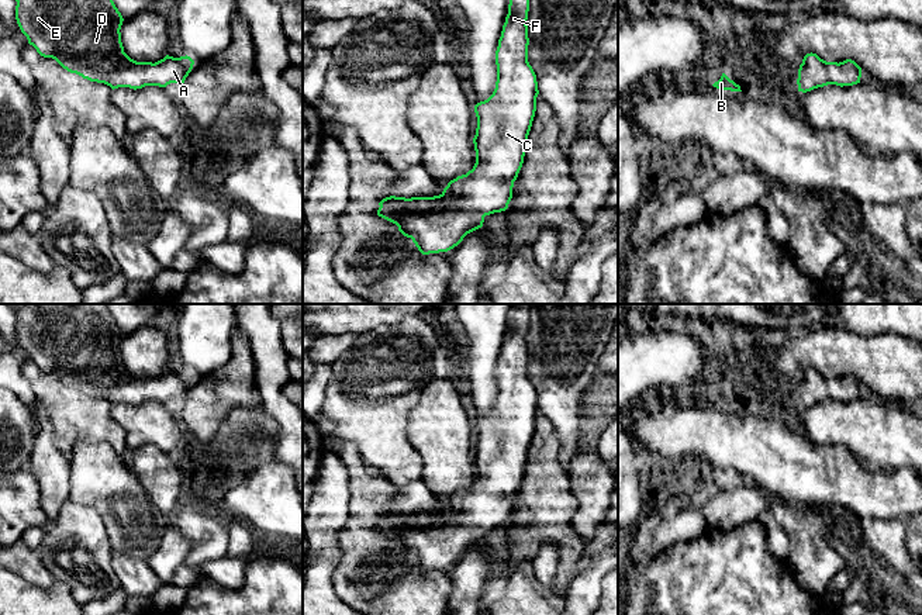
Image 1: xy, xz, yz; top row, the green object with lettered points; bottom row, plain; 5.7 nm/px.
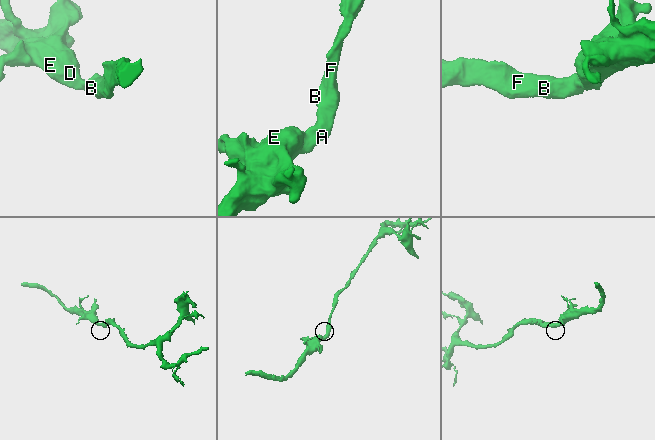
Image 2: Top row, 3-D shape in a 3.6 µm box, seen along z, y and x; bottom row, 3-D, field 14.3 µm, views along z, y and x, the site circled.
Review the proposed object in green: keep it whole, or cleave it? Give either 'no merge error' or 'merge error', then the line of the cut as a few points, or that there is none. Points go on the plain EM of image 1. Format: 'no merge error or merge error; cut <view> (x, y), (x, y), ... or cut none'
no merge error; cut none

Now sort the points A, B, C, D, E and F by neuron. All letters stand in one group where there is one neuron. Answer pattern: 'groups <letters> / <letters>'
groups A B C D E F

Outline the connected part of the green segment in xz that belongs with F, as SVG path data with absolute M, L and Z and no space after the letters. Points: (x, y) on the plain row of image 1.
M511 304L508 329L495 366L495 404L487 415L474 421L477 443L473 453L476 466L473 484L450 495L439 511L411 514L390 511L379 518L377 531L396 539L422 570L453 564L467 549L483 542L486 531L505 526L512 514L514 497L524 478L539 410L536 390L528 377L529 314L531 304Z

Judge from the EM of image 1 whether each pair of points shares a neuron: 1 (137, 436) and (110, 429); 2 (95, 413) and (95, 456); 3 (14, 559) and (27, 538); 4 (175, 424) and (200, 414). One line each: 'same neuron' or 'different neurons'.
1: different neurons
2: different neurons
3: different neurons
4: different neurons

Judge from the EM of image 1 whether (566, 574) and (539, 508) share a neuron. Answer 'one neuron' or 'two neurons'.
one neuron

